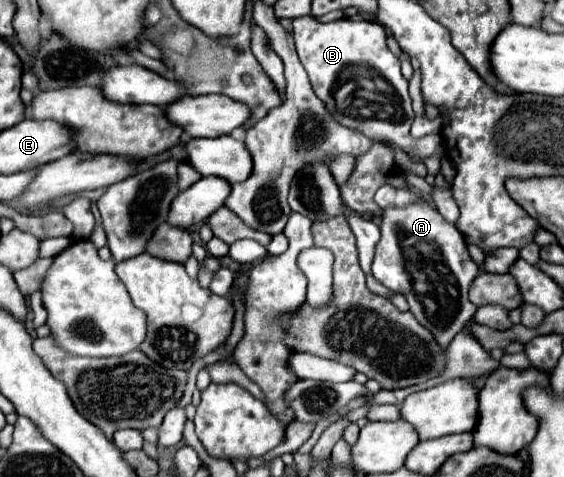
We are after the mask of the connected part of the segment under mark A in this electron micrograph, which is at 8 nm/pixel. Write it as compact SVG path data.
M417 200L407 206L385 208L379 228L381 228L381 240L375 246L373 276L389 290L403 294L407 298L407 302L411 306L411 314L417 318L417 322L423 324L427 330L431 330L435 340L439 340L439 344L443 344L443 348L447 348L447 344L453 340L453 336L459 334L467 322L471 322L471 318L477 310L477 306L473 306L471 300L467 298L467 290L479 270L469 256L463 236L427 200Z

